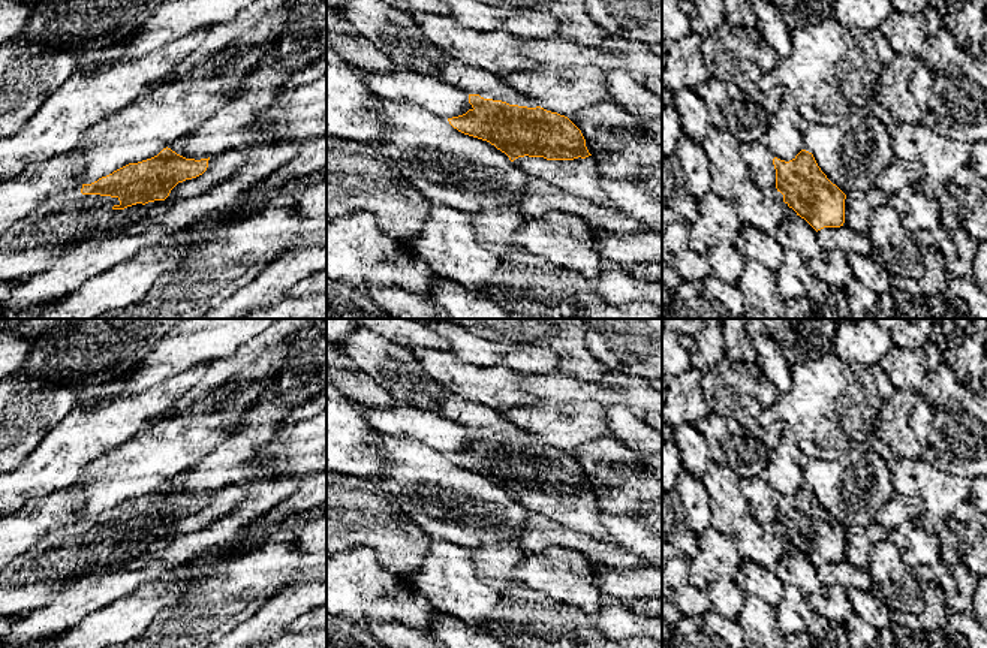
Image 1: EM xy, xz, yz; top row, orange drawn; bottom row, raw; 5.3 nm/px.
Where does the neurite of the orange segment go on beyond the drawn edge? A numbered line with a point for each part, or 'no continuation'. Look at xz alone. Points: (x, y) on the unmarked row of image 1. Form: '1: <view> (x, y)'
1: xz (577, 511)

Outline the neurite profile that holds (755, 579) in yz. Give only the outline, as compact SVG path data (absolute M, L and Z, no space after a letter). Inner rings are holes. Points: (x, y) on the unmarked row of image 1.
M753 561L741 563L735 582L747 596L756 596L771 606L777 606L783 599L785 585L776 572L771 572Z

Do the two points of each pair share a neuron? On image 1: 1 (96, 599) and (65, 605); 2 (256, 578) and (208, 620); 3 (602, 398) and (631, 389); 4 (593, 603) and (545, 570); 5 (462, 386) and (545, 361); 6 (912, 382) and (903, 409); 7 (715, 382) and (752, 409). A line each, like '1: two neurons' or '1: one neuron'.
1: one neuron
2: one neuron
3: one neuron
4: one neuron
5: two neurons
6: two neurons
7: one neuron

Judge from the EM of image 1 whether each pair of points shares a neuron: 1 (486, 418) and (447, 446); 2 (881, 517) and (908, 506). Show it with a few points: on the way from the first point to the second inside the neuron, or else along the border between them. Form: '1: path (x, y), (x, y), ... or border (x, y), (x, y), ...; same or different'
1: border (438, 413), (469, 428); different
2: path (887, 517), (902, 506); same

